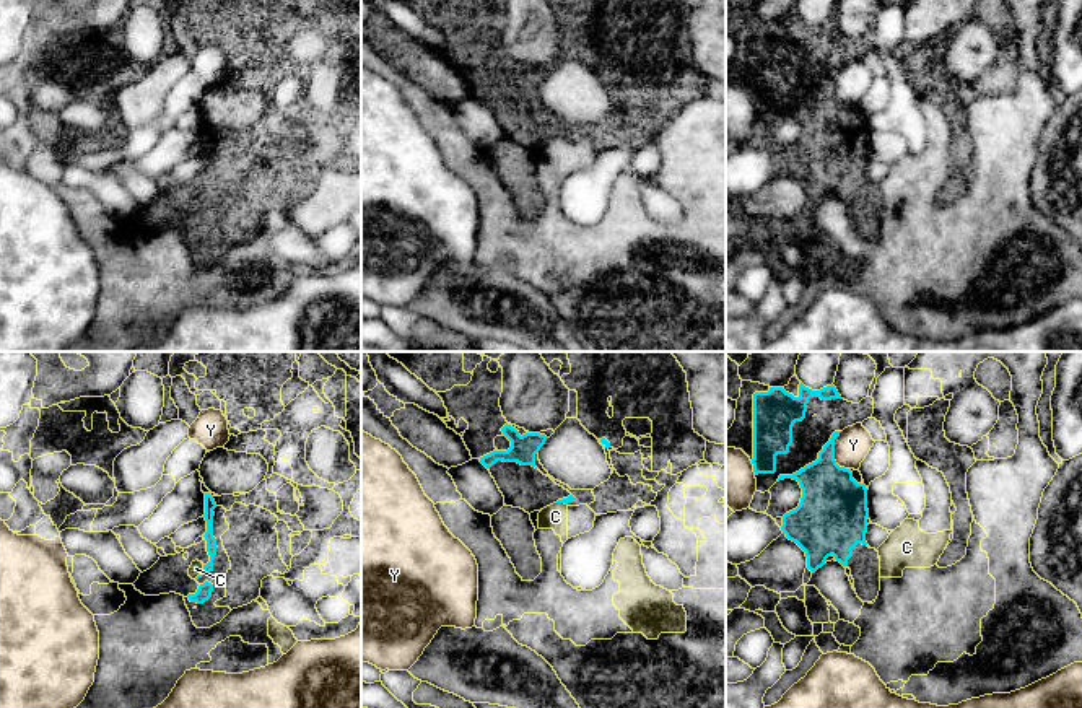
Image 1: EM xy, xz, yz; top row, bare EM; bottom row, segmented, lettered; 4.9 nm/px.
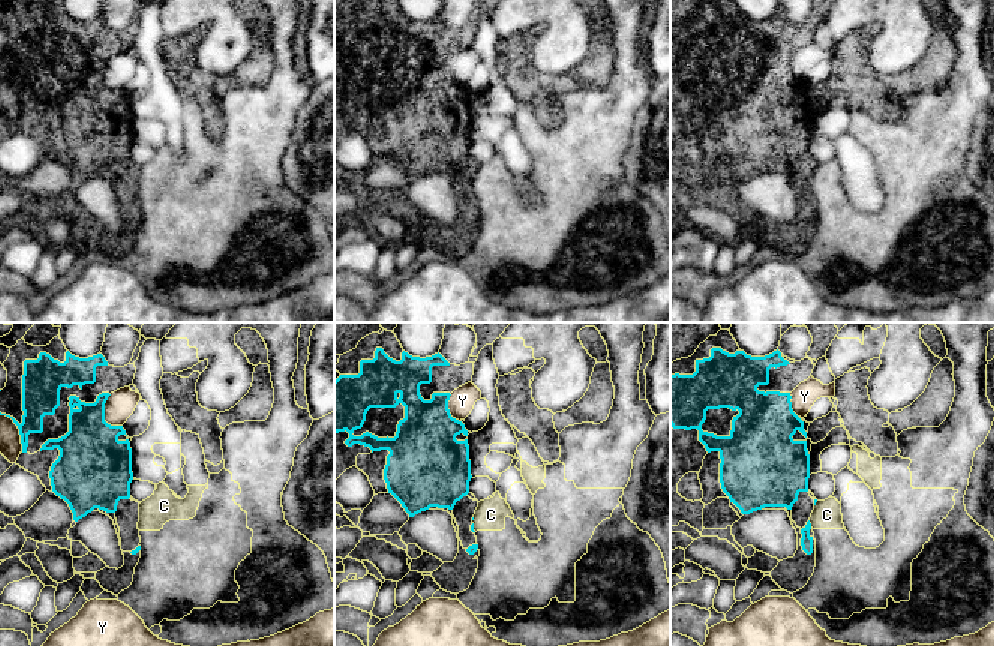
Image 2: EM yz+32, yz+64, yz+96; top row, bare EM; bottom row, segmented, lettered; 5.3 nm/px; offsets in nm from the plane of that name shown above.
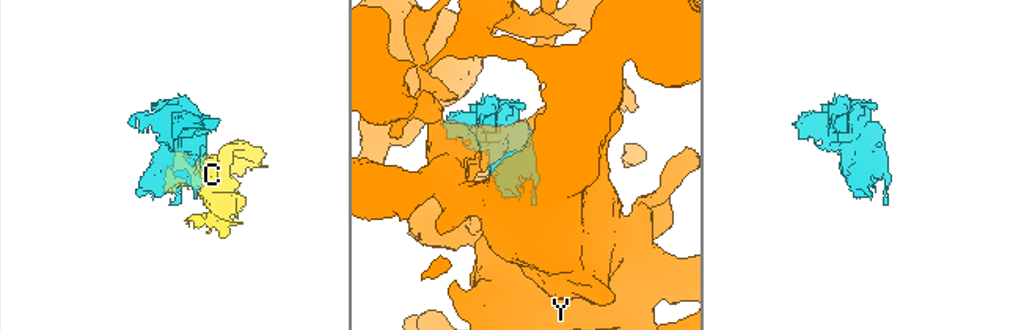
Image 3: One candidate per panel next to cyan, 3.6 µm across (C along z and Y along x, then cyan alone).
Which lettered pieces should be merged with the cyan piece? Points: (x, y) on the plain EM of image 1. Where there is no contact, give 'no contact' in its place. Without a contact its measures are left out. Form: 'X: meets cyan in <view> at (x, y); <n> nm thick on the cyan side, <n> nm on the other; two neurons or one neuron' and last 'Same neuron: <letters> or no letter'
C: meets cyan in xy at (202, 207); 50 nm thick on the cyan side, 70 nm on the other; two neurons
Y: meets cyan in yz at (833, 88); 320 nm thick on the cyan side, 170 nm on the other; two neurons
Same neuron: no letter

